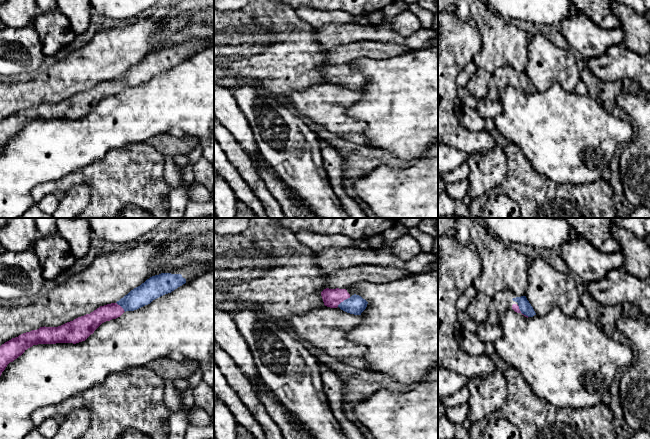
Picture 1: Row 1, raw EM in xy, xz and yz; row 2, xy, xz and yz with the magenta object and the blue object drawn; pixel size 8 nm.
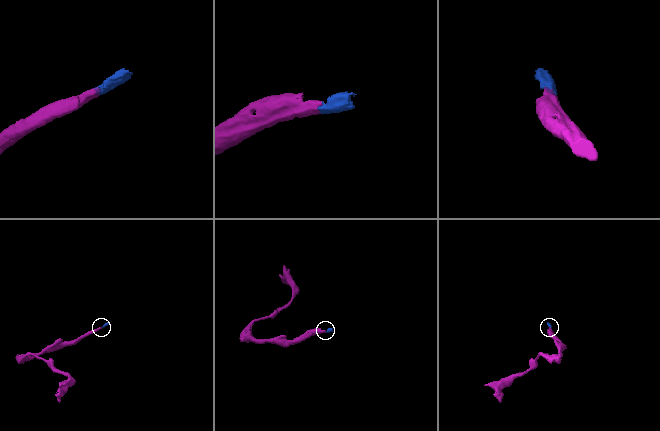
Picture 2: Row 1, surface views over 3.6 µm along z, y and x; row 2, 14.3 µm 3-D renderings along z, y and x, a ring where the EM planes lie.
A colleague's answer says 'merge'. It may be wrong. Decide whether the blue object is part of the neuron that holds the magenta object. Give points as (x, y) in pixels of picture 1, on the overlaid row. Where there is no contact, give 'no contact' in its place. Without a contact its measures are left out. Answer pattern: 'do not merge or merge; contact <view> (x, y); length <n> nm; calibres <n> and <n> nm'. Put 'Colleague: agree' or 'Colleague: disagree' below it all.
merge; contact yz (520, 312); length 130 nm; calibres 60 and 100 nm
Colleague: agree

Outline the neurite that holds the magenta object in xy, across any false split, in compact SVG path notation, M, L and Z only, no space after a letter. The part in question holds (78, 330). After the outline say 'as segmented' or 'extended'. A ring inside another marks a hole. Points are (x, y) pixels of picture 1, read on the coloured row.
M191 263L180 269L152 276L116 303L100 306L90 314L78 317L61 326L44 326L12 338L0 346L0 376L10 362L33 345L76 344L85 341L102 323L116 319L126 311L134 311L148 305L153 300L171 293L206 271L205 266Z | extended

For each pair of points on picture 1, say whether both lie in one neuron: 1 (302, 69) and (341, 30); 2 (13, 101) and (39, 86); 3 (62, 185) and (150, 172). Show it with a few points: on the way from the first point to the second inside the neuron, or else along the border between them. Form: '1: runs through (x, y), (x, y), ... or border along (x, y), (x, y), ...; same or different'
1: border along (314, 30), (321, 39); different
2: runs through (19, 95), (33, 91); same
3: runs through (84, 175), (128, 175); same

